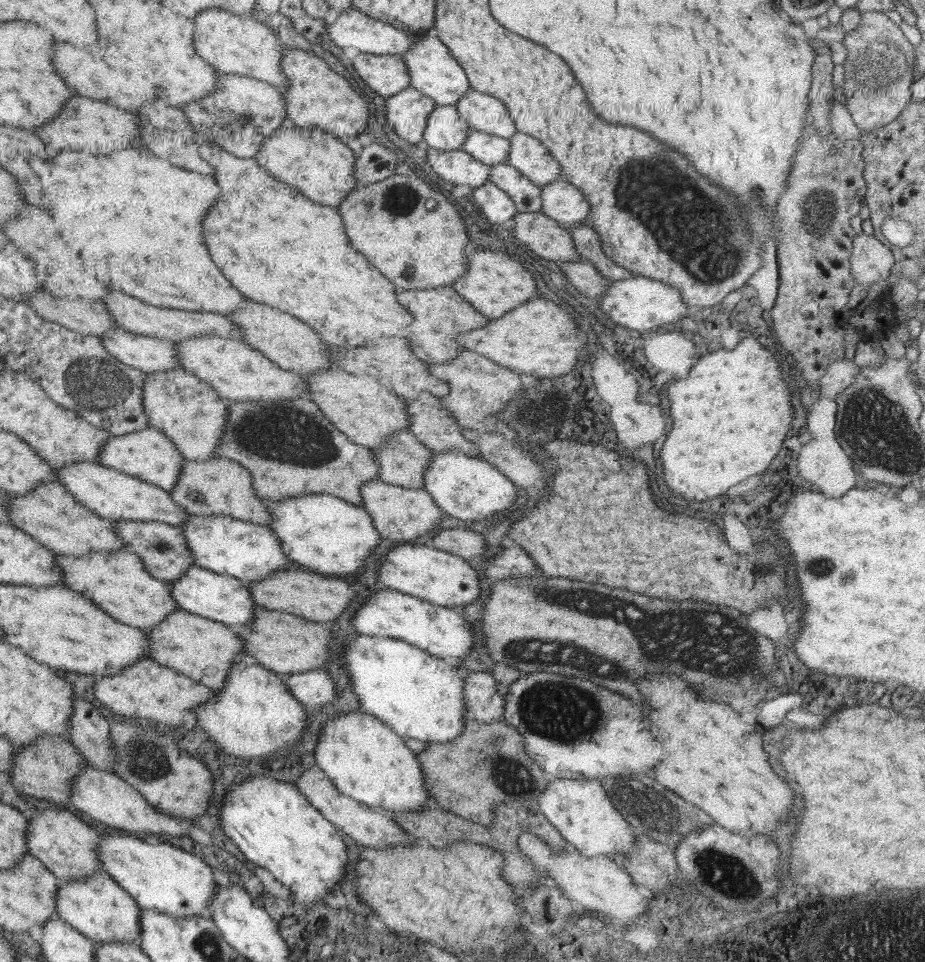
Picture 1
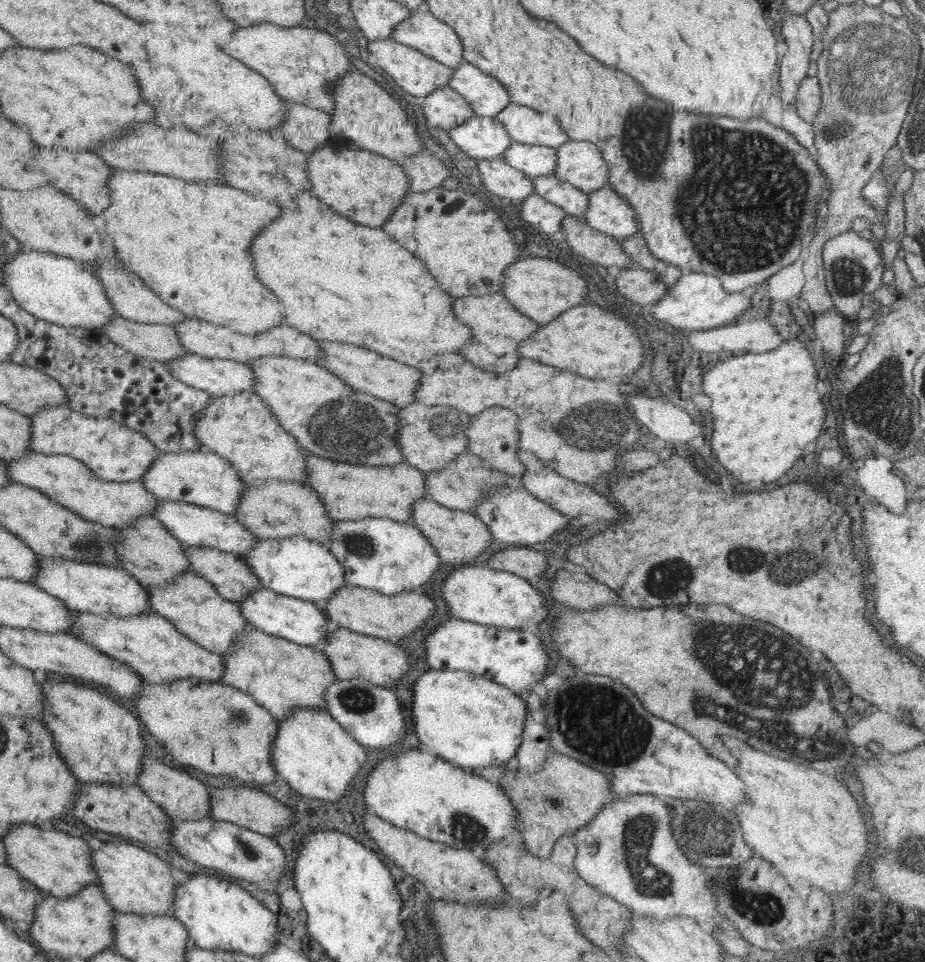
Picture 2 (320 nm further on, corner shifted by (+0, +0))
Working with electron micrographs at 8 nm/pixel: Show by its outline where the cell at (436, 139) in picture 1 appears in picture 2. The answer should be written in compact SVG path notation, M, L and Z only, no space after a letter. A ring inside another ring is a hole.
M477 114L464 120L463 124L455 126L447 134L461 152L477 162L501 158L501 154L512 144L501 122Z

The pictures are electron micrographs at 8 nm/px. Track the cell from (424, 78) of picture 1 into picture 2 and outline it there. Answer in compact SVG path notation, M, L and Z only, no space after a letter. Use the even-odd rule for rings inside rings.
M463 61L452 69L447 87L458 92L469 103L474 114L495 119L496 114L511 103L510 94L504 86L471 63Z

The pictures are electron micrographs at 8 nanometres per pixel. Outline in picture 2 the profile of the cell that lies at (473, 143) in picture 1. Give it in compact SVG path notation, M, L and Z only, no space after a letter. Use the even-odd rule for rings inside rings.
M512 142L501 159L507 166L520 170L528 177L547 176L555 170L555 149Z

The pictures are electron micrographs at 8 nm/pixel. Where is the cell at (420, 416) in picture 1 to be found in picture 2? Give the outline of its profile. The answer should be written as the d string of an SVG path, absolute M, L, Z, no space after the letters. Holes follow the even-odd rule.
M491 406L481 414L471 418L469 426L469 443L467 451L479 457L487 469L503 471L508 475L519 477L524 472L524 466L517 460L517 418L512 410Z

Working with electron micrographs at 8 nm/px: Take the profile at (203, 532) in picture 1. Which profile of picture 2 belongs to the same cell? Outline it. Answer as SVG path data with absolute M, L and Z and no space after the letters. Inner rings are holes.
M303 536L258 538L254 548L250 548L242 558L258 576L261 586L291 598L320 604L344 585L344 568L332 556L327 545Z

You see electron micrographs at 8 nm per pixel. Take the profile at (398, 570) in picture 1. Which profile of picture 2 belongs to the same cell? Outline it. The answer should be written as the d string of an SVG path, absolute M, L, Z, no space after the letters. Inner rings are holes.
M467 563L447 575L441 587L441 596L451 616L477 625L504 630L536 630L549 619L549 608L543 594L520 576Z

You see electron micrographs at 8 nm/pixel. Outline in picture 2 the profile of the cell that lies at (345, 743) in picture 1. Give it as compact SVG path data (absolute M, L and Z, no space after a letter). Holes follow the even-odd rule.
M420 748L381 761L363 788L368 812L421 838L457 850L481 854L490 842L517 834L516 808L495 782L477 777L462 767L444 762Z

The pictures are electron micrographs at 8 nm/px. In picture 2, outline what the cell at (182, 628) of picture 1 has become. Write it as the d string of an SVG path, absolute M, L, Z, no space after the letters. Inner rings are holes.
M253 628L237 634L231 649L221 658L226 670L218 683L247 693L276 720L283 720L294 708L325 710L323 693L337 680L320 648L297 645Z

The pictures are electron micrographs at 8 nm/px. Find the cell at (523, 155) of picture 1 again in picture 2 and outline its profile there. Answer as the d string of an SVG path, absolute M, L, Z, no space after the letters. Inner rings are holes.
M571 141L555 149L555 170L553 176L591 193L607 186L607 164L601 158L597 146L590 141Z

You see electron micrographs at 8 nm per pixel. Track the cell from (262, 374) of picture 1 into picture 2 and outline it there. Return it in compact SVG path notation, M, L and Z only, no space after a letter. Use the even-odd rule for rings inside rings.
M276 356L260 358L248 366L256 378L253 393L260 396L273 418L296 438L302 450L349 464L393 466L403 461L394 440L400 427L395 405L352 389L314 361Z

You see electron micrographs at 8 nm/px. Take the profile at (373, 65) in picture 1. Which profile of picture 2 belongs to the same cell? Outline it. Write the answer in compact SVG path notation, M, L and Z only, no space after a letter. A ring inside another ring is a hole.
M391 39L368 41L369 56L375 56L375 66L379 72L385 72L389 78L397 82L399 88L411 96L420 97L431 94L436 88L448 86L448 78L452 77L453 69L429 58L417 49L399 44Z

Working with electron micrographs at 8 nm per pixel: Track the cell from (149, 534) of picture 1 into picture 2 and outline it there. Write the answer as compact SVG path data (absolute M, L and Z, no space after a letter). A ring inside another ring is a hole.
M185 545L184 551L190 562L189 572L206 578L224 599L237 603L260 584L242 556L199 546Z

